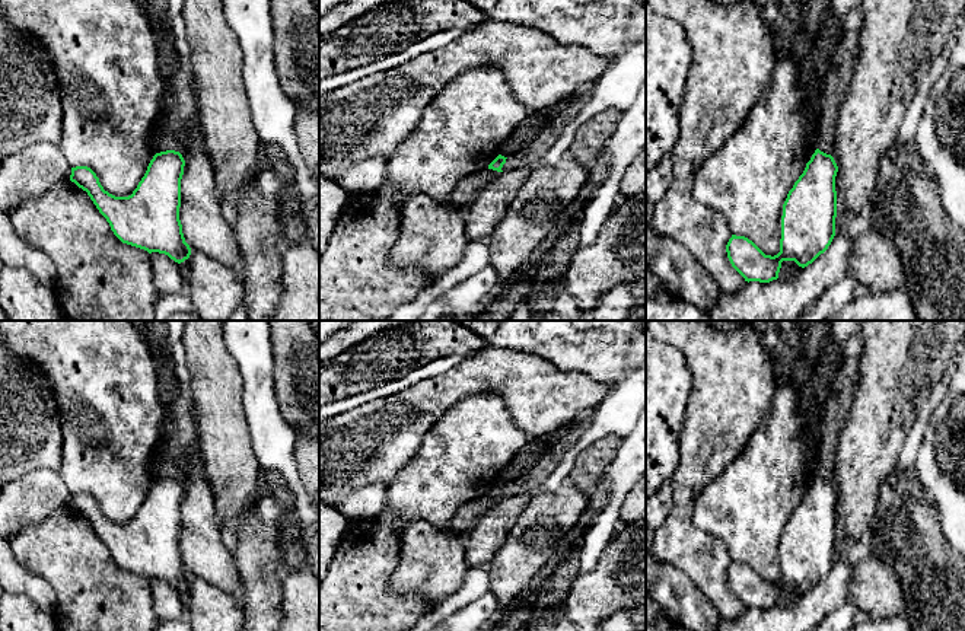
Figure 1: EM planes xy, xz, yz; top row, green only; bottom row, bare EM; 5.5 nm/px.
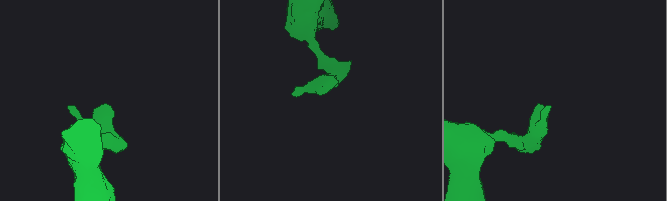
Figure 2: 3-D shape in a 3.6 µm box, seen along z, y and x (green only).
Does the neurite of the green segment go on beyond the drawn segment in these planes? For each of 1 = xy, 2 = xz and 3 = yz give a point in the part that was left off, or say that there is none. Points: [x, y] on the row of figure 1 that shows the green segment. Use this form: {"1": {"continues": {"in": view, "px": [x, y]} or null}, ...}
{"1": {"continues": null}, "2": {"continues": null}, "3": {"continues": null}}

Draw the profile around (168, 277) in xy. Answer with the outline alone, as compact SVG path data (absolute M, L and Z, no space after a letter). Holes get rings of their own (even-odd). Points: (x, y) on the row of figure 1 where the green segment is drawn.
M152 252L153 284L157 296L182 294L187 291L184 270L165 254Z

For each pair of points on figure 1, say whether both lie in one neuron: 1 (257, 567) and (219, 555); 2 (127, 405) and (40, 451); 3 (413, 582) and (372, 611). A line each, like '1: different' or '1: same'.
1: different
2: different
3: different

